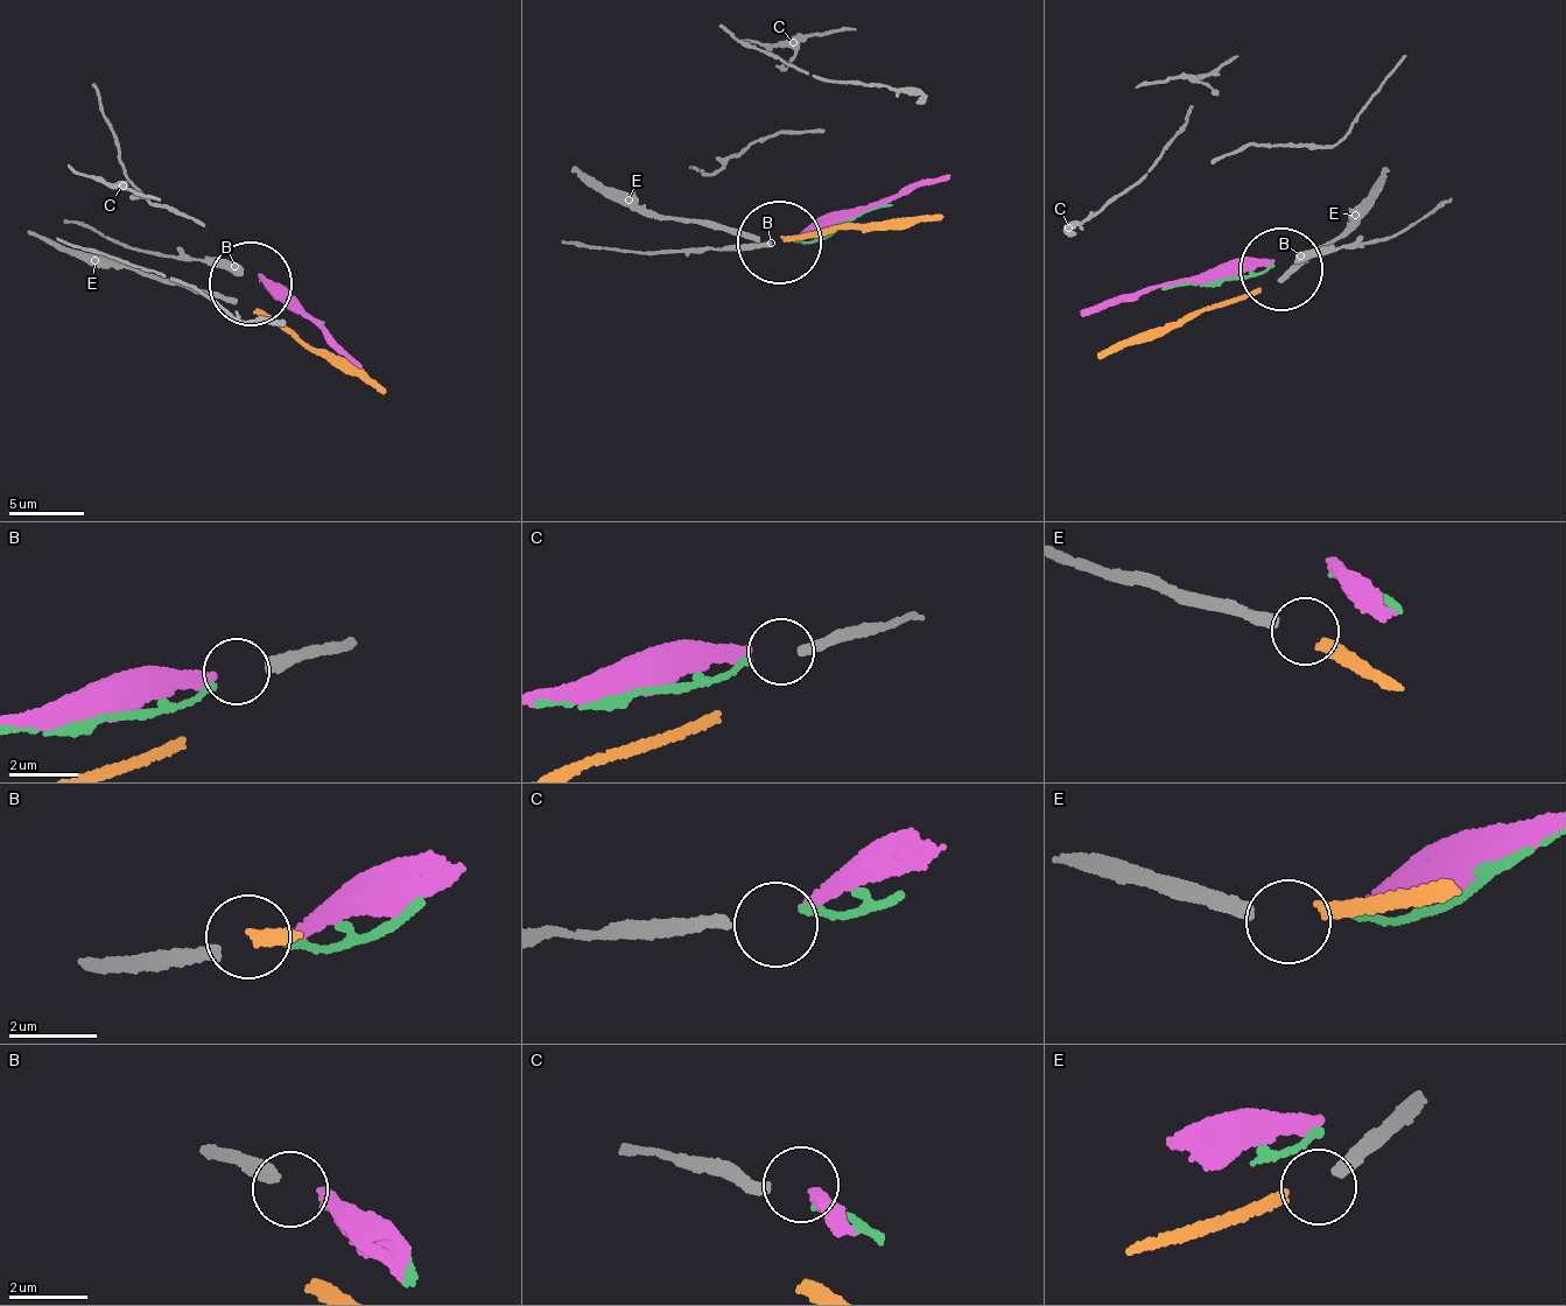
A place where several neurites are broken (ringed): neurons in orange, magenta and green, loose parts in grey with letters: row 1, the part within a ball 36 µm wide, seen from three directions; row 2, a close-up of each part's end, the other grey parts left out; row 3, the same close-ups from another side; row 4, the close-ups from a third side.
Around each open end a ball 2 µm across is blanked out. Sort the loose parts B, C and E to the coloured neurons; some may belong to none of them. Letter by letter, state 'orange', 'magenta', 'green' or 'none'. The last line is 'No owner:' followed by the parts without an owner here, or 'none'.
B: magenta
C: green
E: orange
No owner: none

